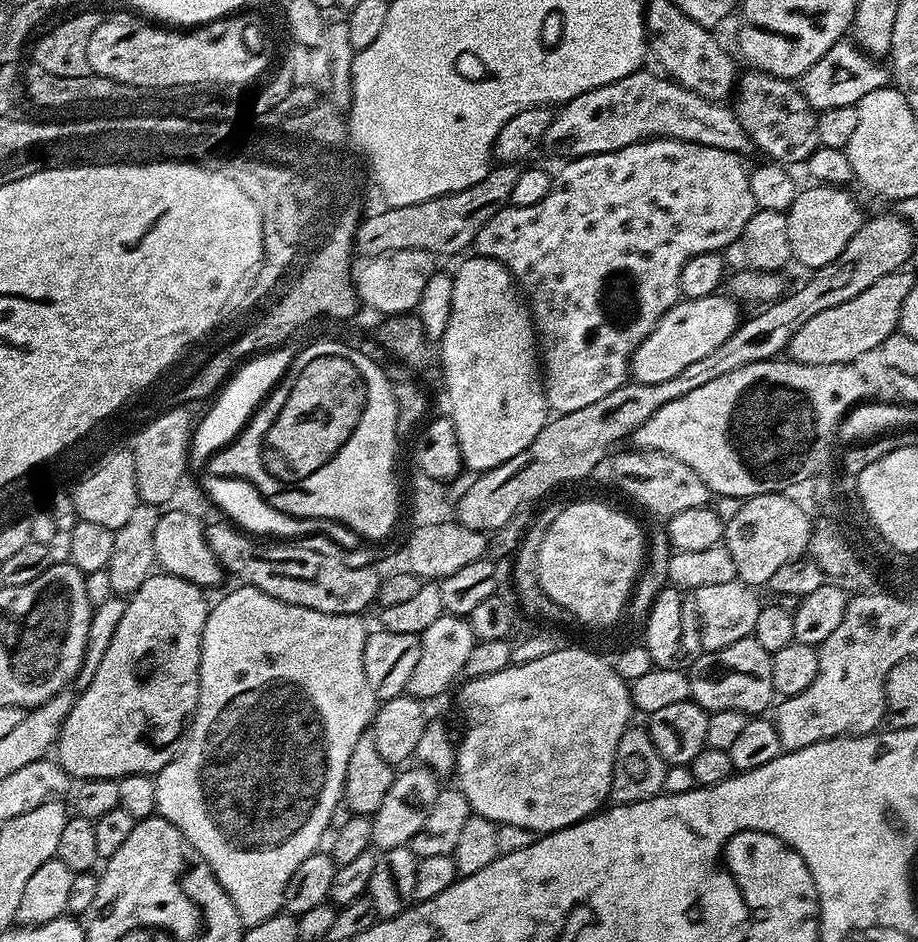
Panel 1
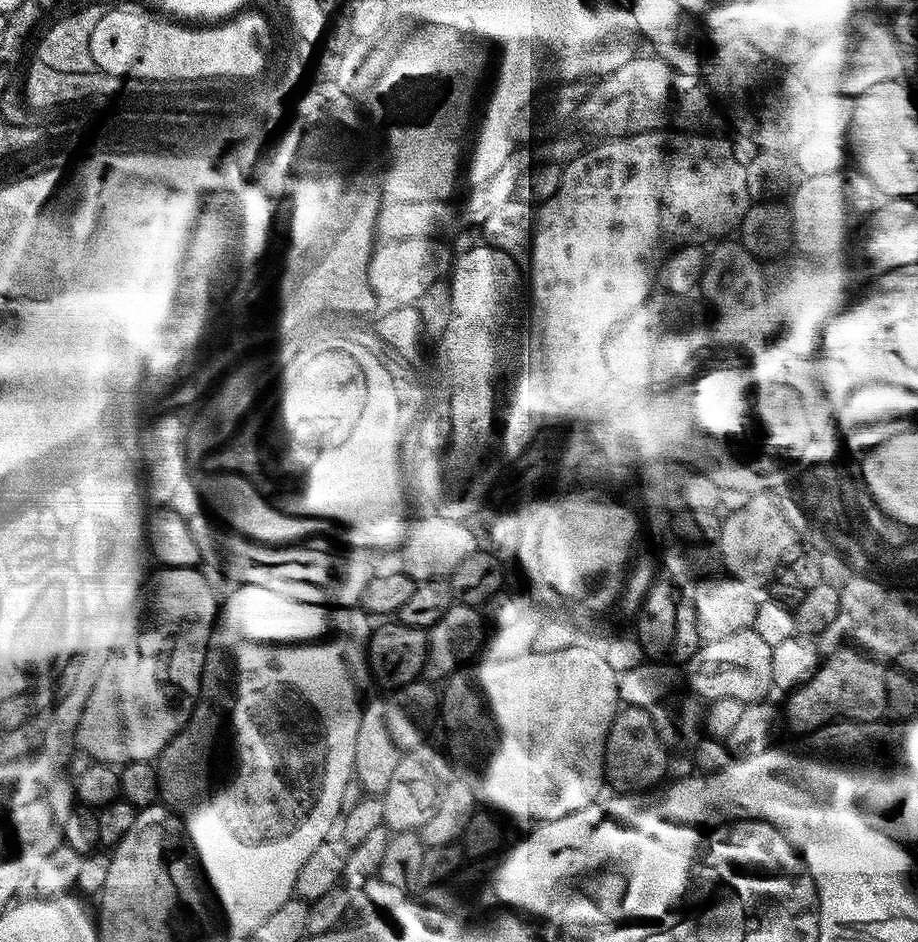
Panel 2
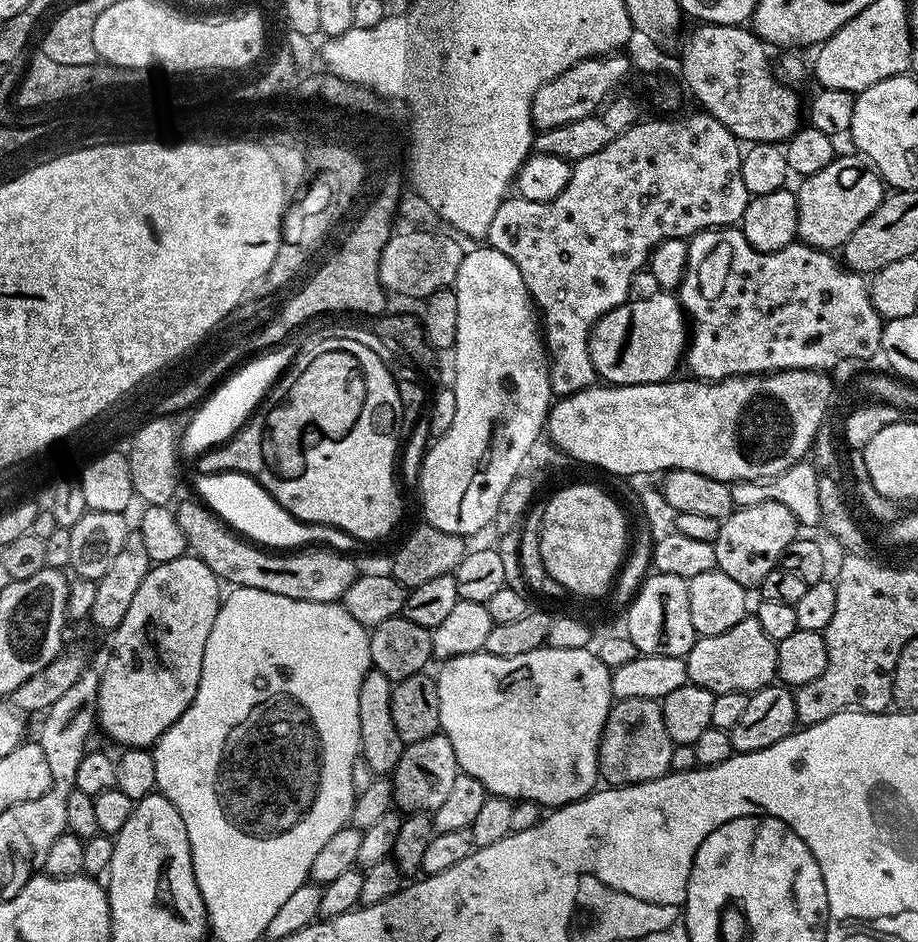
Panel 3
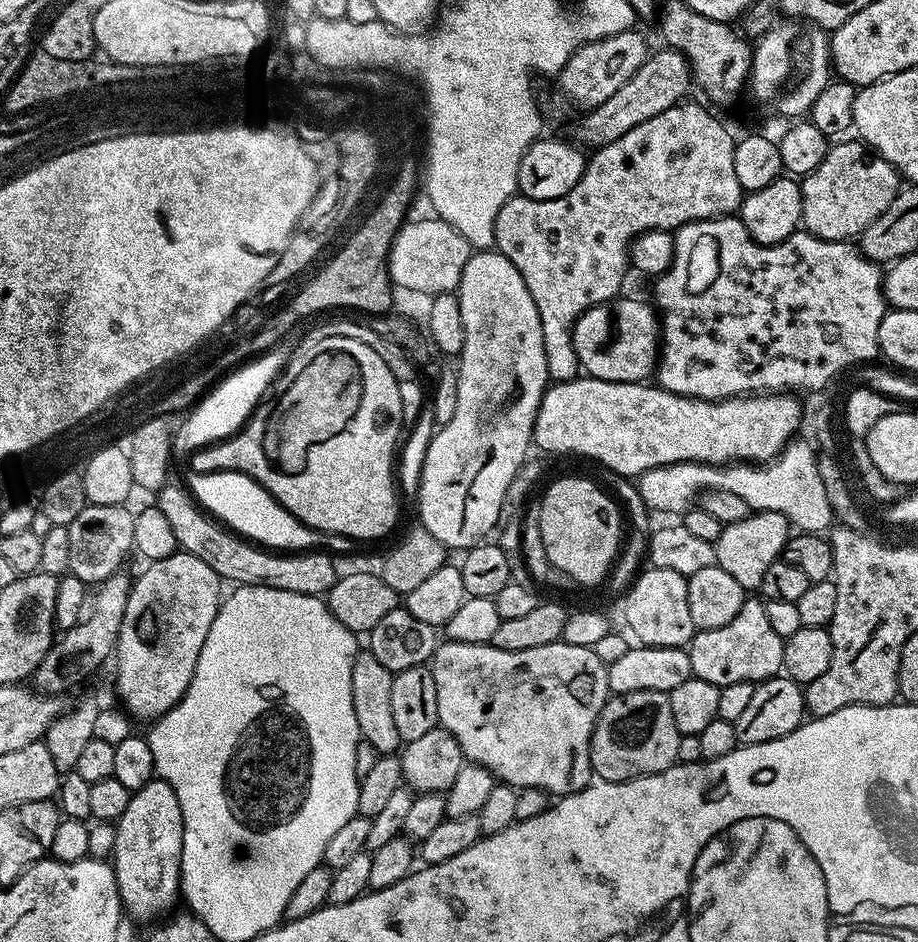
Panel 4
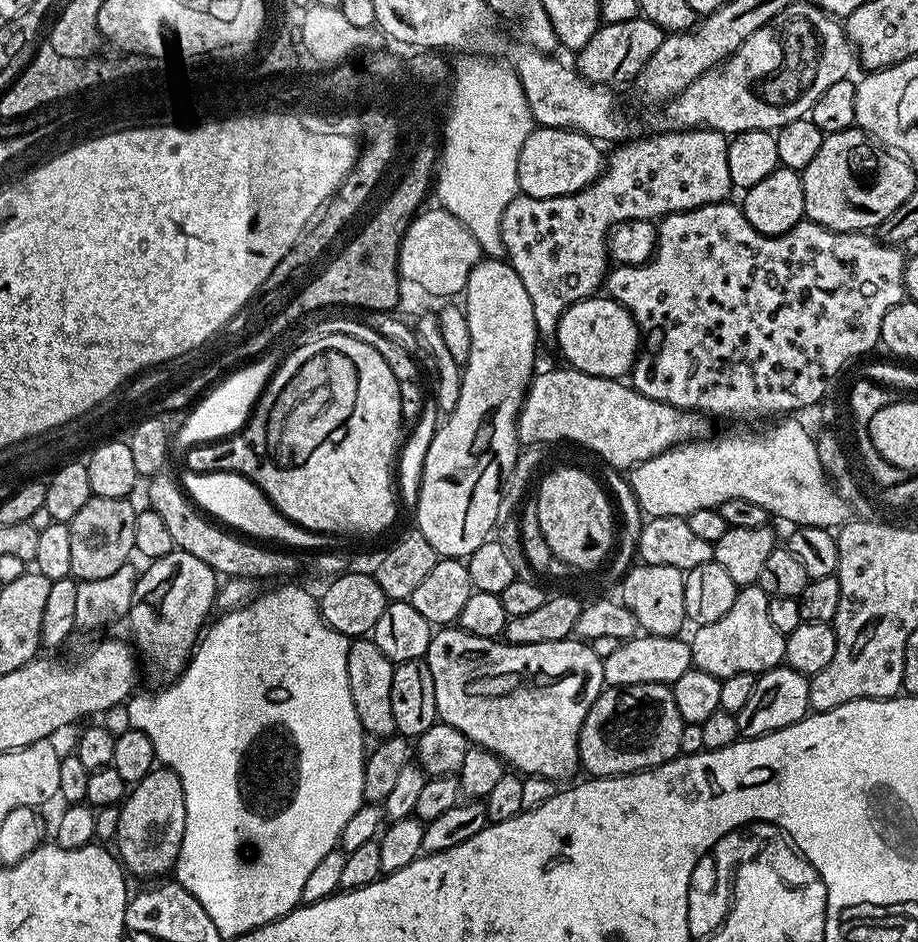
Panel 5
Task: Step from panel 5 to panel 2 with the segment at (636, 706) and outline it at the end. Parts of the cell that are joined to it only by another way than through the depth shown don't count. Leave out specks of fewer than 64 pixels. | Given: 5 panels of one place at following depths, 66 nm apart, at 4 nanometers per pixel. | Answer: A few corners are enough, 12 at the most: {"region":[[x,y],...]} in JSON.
{"region":[[646,708],[617,711],[604,751],[616,794],[664,780],[670,752]]}

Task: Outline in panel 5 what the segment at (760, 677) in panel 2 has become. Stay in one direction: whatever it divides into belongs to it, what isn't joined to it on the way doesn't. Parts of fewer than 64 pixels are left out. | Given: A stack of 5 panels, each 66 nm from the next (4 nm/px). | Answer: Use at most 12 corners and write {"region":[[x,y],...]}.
{"region":[[759,583],[690,636],[720,681],[784,664],[785,633]]}

